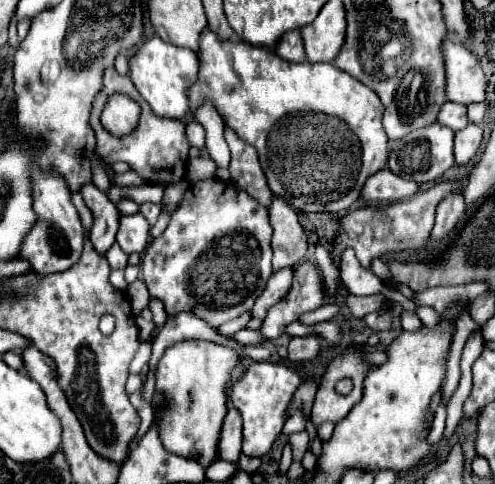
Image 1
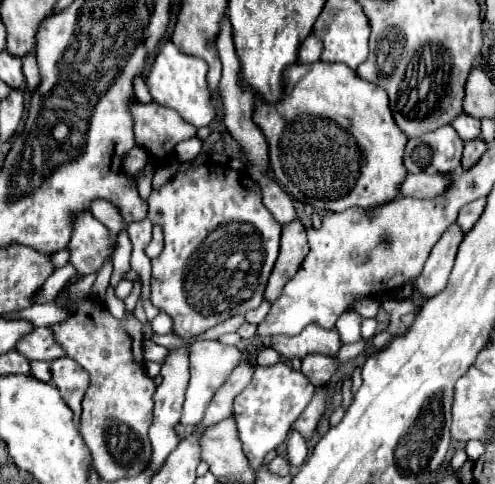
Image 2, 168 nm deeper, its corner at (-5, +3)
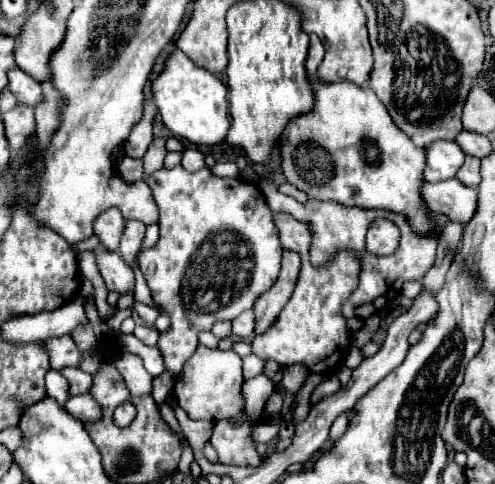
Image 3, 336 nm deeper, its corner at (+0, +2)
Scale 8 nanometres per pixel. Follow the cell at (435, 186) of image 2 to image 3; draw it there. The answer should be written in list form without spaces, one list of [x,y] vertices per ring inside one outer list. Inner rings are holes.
[[[457,178],[437,184],[421,182],[421,198],[433,212],[447,214],[449,220],[467,224],[477,208],[477,190],[463,186]]]

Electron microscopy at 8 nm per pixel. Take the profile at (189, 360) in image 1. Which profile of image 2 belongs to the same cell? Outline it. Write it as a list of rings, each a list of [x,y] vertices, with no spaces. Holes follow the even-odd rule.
[[[144,341],[143,357],[145,361],[158,361],[164,363],[164,357],[168,355],[168,351],[160,345],[156,345],[151,341]]]

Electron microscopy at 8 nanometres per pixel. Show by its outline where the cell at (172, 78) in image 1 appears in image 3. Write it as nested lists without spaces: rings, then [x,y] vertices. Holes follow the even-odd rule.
[[[175,48],[167,60],[159,76],[151,84],[153,100],[161,112],[163,124],[179,138],[189,140],[193,144],[215,146],[225,140],[229,128],[229,106],[227,106],[227,88],[225,84],[211,72],[195,66],[179,48]]]

